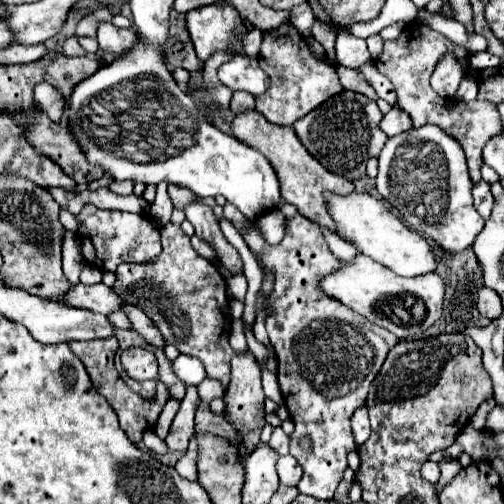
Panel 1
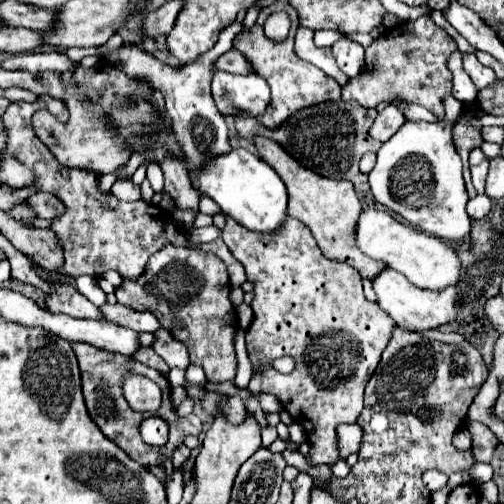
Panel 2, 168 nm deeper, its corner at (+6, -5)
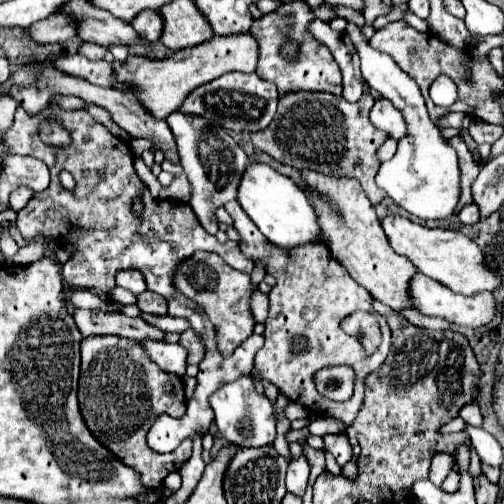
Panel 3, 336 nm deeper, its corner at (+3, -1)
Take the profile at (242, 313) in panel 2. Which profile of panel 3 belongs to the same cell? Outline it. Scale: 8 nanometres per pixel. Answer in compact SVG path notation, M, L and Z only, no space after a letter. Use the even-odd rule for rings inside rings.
M255 291L253 299L251 299L251 311L253 311L253 317L257 323L263 323L267 319L267 307L269 307L267 295L261 291Z

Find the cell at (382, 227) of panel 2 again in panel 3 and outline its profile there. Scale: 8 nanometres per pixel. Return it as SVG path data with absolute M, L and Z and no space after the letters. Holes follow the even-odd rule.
M389 215L381 221L381 225L395 253L409 257L423 275L447 285L451 291L461 295L475 295L481 291L493 293L495 289L499 289L499 273L487 265L483 249L479 249L479 245L463 233L451 229L427 229L401 215Z

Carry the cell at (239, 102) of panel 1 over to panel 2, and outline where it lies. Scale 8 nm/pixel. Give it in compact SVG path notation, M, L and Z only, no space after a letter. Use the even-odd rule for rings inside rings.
M340 101L320 103L308 109L294 113L284 125L270 131L264 129L254 117L234 117L234 125L244 139L252 139L254 135L262 135L280 143L294 159L298 159L304 167L312 169L318 175L330 179L348 179L354 183L356 191L368 191L368 177L364 177L358 169L358 161L368 151L378 151L380 143L368 135L372 121L376 119L376 109L366 109L362 105L346 105L340 107Z

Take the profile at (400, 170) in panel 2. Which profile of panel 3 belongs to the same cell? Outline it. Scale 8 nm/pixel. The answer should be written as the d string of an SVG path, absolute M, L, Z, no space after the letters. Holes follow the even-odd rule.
M347 21L345 33L349 35L351 43L357 49L357 55L361 59L361 75L365 83L379 91L383 97L387 97L405 117L407 121L407 137L399 141L397 153L391 161L381 163L381 169L377 173L377 185L387 191L387 195L405 211L419 219L447 219L453 215L453 209L459 201L459 167L457 167L457 153L451 145L447 145L447 139L441 137L441 129L433 125L429 119L429 113L425 109L423 95L415 81L403 73L395 61L375 51L369 45L369 39L363 35L363 27Z

